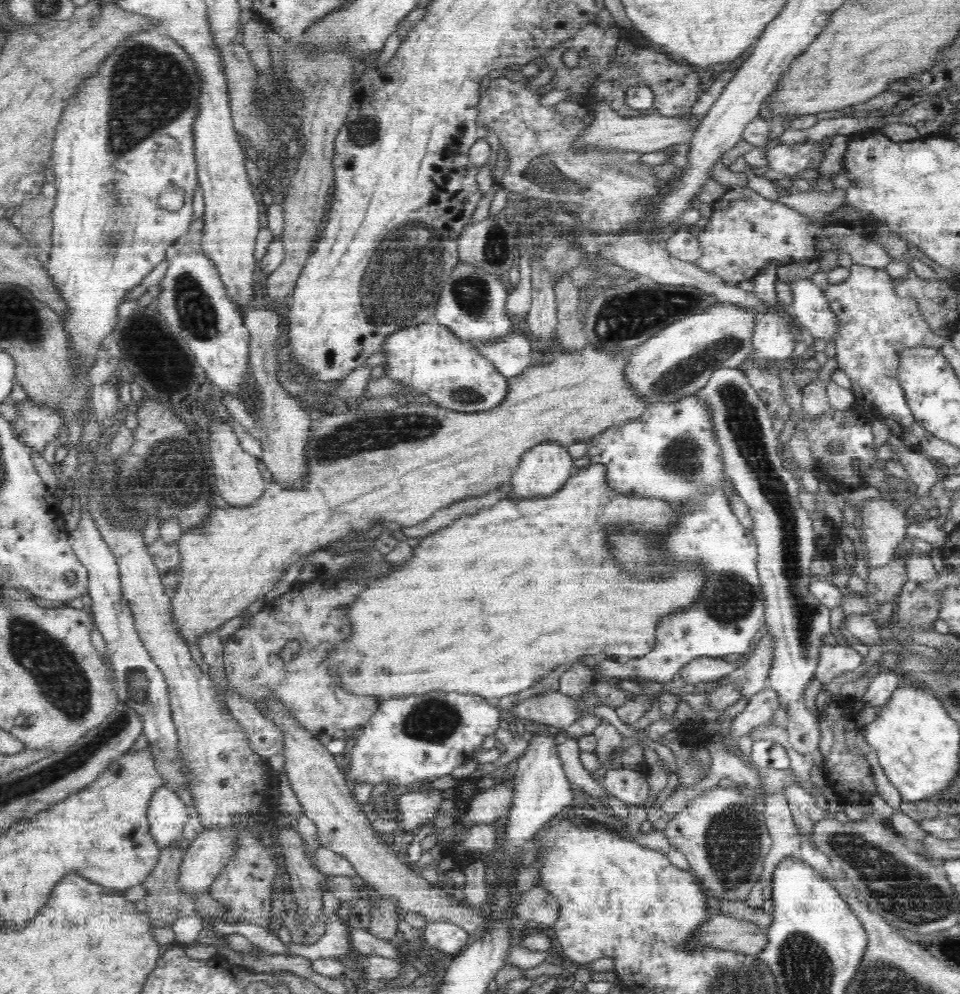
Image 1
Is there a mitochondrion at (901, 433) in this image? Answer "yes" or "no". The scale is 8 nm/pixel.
no

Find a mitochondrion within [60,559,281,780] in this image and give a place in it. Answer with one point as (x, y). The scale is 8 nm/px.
(136, 684)

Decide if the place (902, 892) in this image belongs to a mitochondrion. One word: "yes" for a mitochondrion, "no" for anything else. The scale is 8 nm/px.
yes

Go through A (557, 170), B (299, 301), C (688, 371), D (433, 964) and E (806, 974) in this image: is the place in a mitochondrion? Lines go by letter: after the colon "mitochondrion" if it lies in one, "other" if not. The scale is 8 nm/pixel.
A: mitochondrion
B: other
C: mitochondrion
D: other
E: mitochondrion

